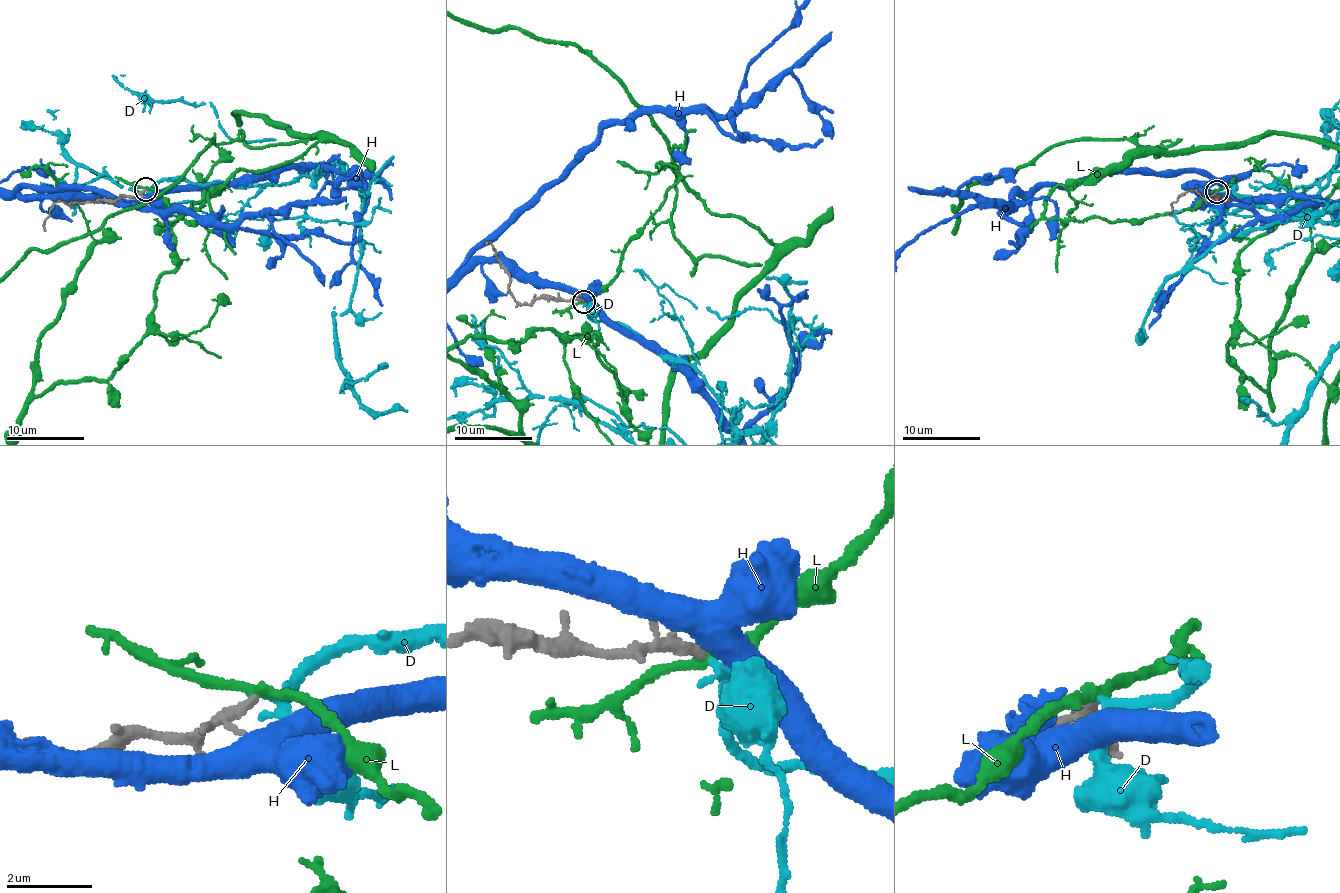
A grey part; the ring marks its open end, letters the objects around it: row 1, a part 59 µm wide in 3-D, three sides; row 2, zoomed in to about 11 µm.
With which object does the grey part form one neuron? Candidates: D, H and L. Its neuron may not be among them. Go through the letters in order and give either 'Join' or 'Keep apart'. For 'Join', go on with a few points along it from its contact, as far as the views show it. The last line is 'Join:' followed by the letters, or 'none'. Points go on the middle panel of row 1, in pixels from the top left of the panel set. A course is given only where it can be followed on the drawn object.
D: Join
H: Keep apart
L: Keep apart
Join: D

